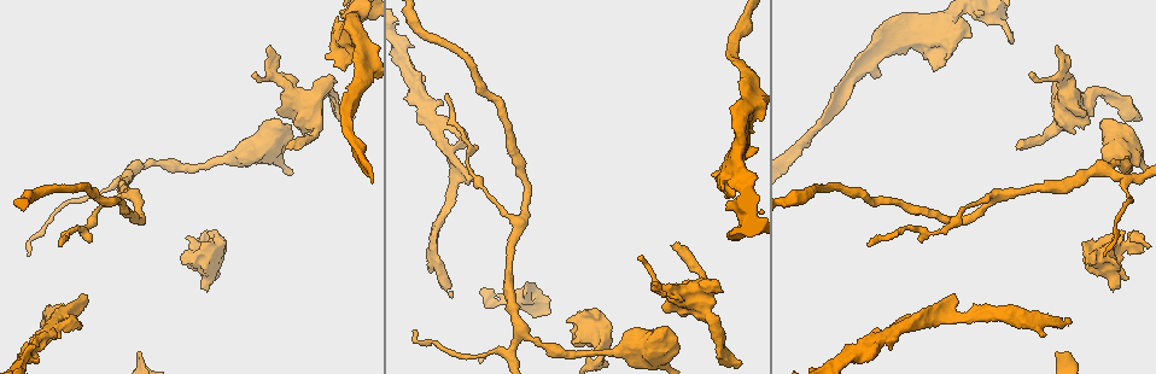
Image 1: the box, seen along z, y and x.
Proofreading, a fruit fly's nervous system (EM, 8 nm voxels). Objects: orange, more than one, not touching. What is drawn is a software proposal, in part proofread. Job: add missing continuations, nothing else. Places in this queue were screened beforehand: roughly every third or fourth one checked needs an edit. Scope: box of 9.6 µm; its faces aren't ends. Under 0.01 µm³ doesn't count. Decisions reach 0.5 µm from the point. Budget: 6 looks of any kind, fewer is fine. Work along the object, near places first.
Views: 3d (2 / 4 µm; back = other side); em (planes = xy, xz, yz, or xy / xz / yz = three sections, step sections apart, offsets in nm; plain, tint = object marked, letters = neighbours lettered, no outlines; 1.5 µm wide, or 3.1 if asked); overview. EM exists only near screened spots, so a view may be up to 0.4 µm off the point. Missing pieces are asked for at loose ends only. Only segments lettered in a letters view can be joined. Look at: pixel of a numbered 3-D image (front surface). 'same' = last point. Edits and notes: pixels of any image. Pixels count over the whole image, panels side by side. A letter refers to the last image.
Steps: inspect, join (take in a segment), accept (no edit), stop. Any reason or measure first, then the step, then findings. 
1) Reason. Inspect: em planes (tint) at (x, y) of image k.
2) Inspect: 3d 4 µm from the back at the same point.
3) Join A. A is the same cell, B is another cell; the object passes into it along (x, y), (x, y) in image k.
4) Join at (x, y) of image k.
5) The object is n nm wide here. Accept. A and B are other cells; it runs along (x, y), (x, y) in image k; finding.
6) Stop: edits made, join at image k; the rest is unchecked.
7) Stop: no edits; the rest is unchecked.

Free end. Inspect: em planes (letters) at (431, 273) of image 1.

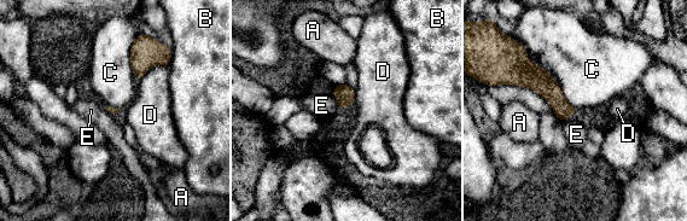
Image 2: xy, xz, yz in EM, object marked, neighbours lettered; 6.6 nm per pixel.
Accept. A, B, C, D and E are other cells; a border runs along (524, 46), (576, 110) in image 2; no lettered segment goes on from it.

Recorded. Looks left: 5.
Long arm stops here. Inspect: em xz step 4 (tint) at (60, 244) of image 1.

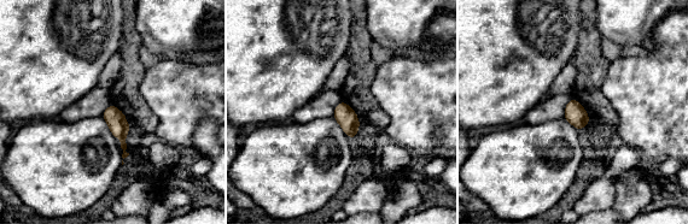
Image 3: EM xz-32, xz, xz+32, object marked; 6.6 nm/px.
Inspect: em planes (tint) at the same point.

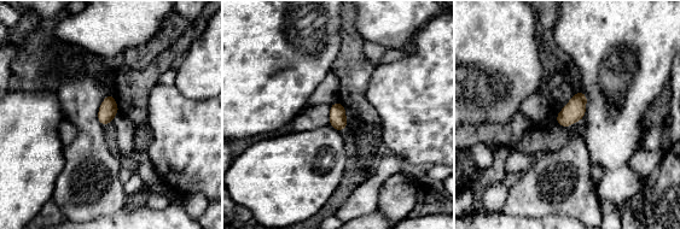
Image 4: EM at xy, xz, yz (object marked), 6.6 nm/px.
See the neighbours. Inspect: em planes (letters) at the same point.

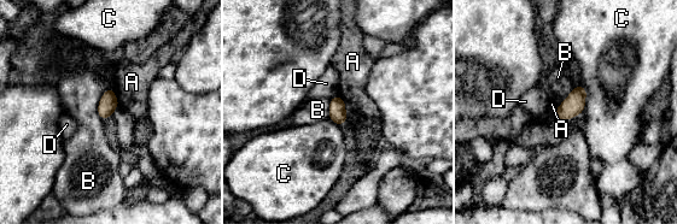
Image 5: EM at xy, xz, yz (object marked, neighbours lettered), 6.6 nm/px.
The object is 110 nm wide here. Accept. A, B, C and D are other cells; a border runs along (110, 87), (98, 105), (103, 121) in image 5; no lettered segment goes on from it.

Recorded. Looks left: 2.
Branch stops here. Inspect: 3d 2 µm from the back at (285, 146) of image 1.

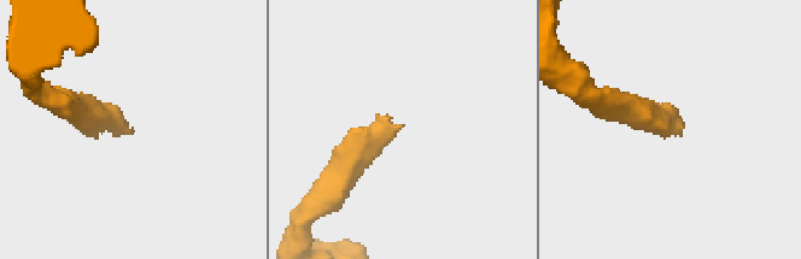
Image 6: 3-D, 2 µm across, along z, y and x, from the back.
Now the EM. Inspect: em xy step 4 (letters) at (130, 133) of image 6.

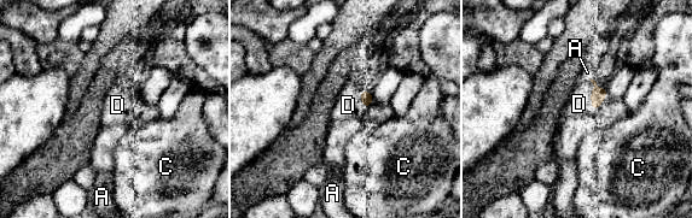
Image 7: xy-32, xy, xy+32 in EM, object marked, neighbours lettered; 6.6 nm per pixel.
Join D. D is the same cell, A and C are other cells; the cell continues.

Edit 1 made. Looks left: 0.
Stop: edits made, join at image 7; the rest is unchecked.

